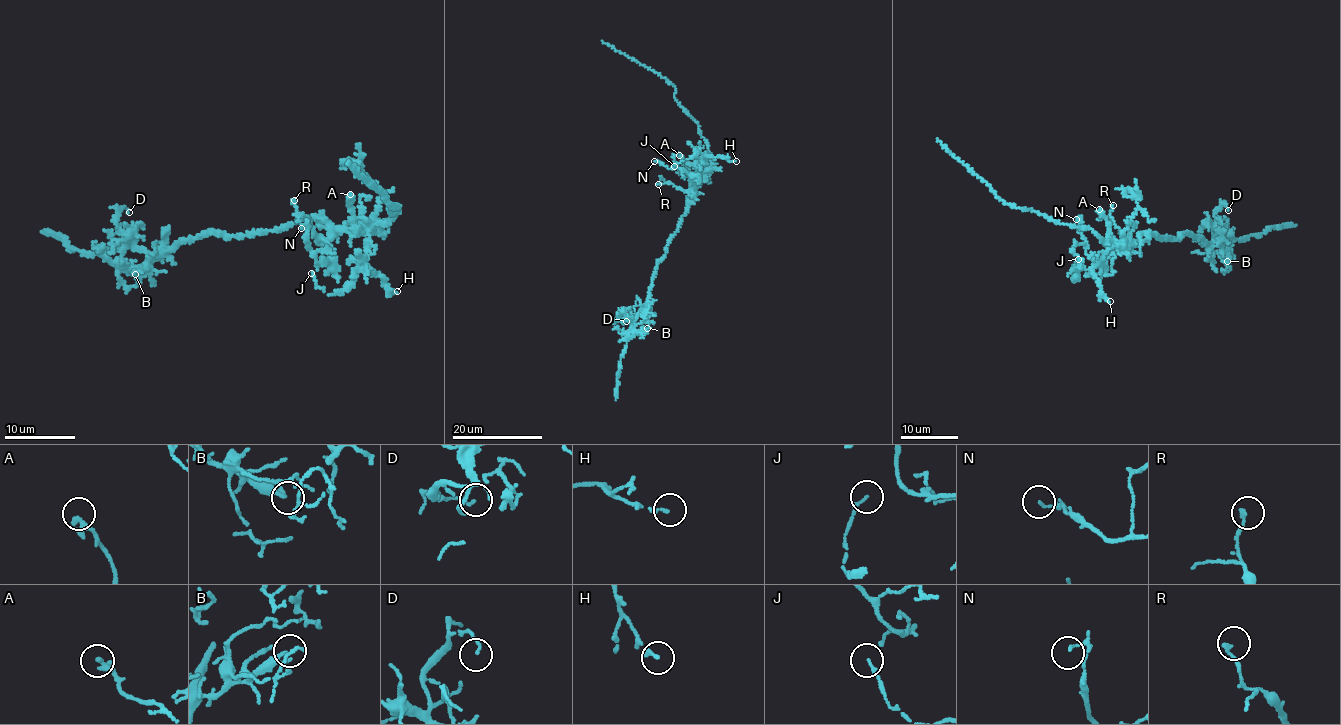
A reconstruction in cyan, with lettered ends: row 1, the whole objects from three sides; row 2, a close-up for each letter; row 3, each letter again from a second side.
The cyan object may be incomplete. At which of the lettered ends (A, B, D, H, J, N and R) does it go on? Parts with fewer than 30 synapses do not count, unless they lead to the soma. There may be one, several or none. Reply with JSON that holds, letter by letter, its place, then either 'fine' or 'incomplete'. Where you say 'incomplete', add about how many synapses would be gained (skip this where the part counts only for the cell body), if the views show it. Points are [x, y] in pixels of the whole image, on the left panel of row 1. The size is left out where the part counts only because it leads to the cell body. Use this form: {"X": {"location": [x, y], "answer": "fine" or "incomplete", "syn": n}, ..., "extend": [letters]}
{"A": {"location": [350, 194], "answer": "fine"}, "B": {"location": [135, 274], "answer": "fine"}, "D": {"location": [129, 212], "answer": "fine"}, "H": {"location": [397, 291], "answer": "fine"}, "J": {"location": [311, 273], "answer": "fine"}, "N": {"location": [301, 228], "answer": "fine"}, "R": {"location": [294, 200], "answer": "fine"}, "extend": []}

